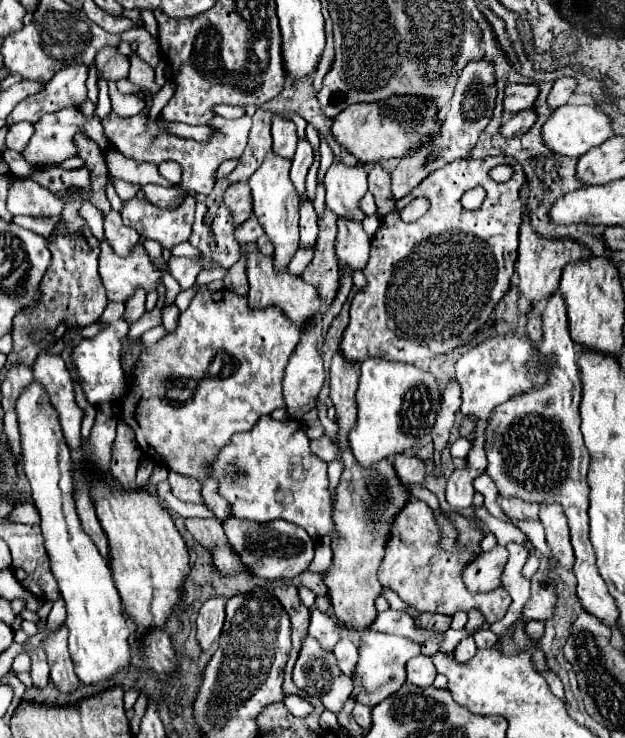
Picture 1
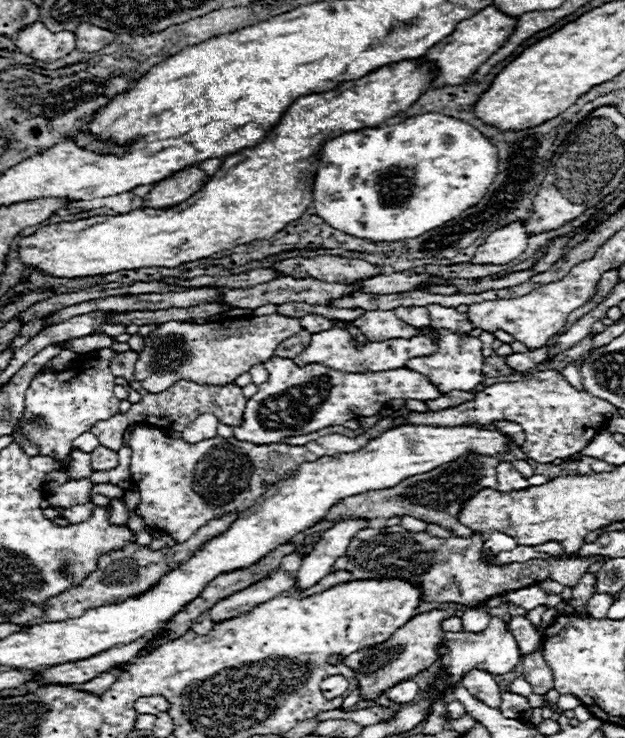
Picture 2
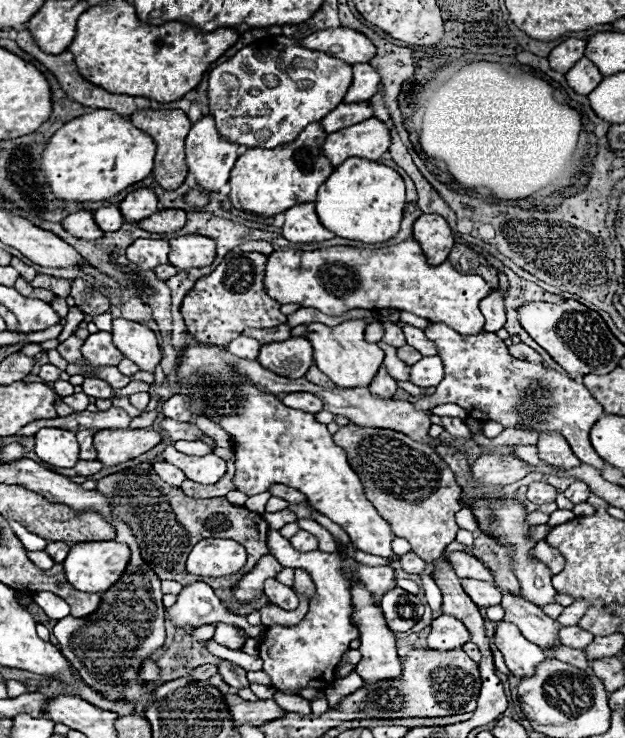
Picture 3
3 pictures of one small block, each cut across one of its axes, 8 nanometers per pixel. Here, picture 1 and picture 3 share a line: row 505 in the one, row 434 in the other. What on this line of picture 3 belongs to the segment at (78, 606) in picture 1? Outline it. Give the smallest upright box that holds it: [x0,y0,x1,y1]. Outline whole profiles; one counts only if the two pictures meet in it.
[34,428,78,468]

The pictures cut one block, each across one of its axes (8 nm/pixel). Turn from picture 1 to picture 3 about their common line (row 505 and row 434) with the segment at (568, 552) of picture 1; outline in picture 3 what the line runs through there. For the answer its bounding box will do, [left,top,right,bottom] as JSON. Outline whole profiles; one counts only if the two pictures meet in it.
[536,434,582,470]

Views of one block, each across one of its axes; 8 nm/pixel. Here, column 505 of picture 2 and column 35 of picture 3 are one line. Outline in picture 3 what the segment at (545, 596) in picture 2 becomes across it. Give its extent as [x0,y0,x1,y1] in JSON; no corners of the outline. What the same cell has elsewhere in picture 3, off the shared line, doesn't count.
[34,592,70,620]

